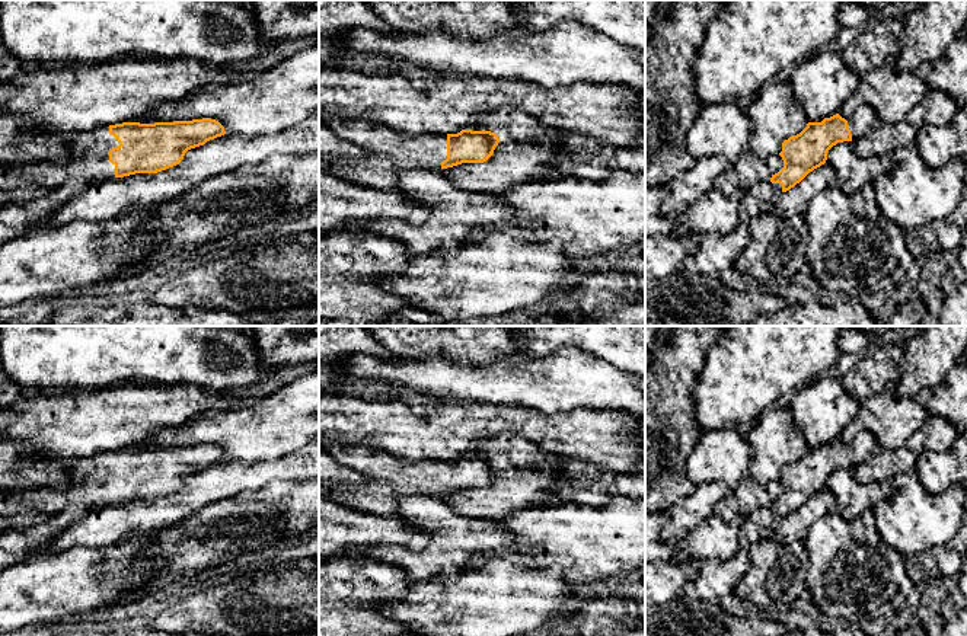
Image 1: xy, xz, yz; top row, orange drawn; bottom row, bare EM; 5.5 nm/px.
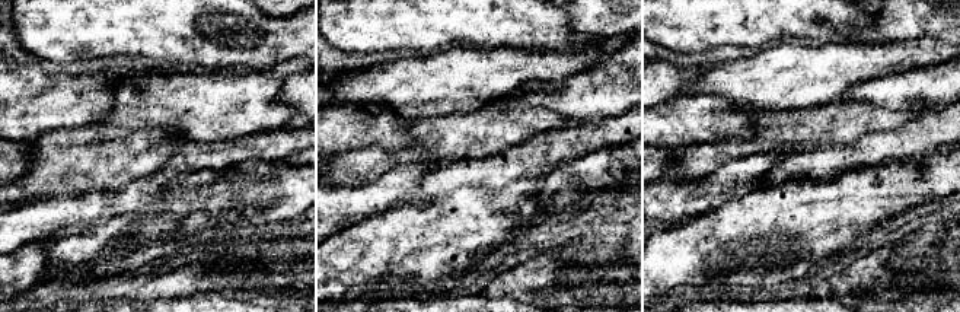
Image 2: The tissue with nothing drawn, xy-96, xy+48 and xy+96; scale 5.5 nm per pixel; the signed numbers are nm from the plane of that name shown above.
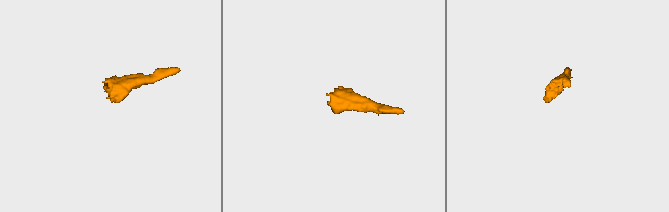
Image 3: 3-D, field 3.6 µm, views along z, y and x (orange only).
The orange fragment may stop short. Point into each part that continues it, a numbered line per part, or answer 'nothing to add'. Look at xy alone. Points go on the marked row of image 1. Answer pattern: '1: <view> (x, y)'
1: xy (88, 159)

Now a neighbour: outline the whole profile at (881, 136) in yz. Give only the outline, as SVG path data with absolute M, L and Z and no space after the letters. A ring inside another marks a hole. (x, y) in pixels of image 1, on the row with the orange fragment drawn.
M941 90L928 95L897 124L878 122L862 138L853 141L859 159L890 154L900 147L915 143L917 130L925 125L945 127L951 124L960 105Z

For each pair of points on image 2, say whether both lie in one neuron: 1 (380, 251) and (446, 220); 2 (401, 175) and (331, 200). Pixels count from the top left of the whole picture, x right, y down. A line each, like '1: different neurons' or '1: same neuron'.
1: same neuron
2: same neuron

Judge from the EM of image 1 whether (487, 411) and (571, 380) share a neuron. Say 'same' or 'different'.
different

